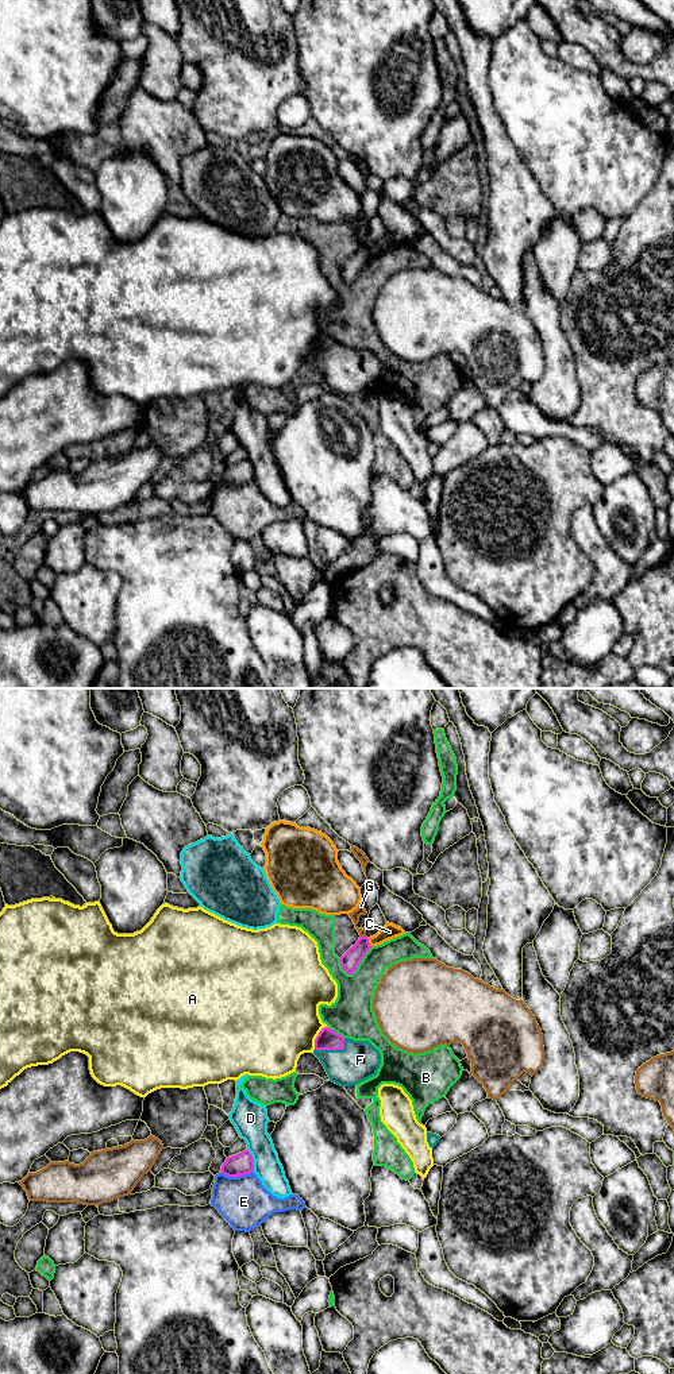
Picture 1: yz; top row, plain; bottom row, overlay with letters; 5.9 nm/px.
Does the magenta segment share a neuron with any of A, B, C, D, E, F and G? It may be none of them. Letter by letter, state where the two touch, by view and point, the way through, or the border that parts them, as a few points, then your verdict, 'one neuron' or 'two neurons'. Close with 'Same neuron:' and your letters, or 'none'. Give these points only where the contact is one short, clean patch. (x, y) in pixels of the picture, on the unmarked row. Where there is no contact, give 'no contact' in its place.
A: yz (316, 346) | two neurons
B: yz (358, 273) | two neurons
C: yz (368, 251) | two neurons
D: yz (253, 469) | two neurons
E: yz (237, 485) | two neurons
F: yz (334, 358) | across yz (327, 348), (334, 358), (345, 369), (359, 369) | one neuron
G: yz (364, 246) | two neurons
Same neuron: F

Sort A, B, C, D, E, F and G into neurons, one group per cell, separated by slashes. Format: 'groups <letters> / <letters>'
groups A / B / C / D / E / F / G

